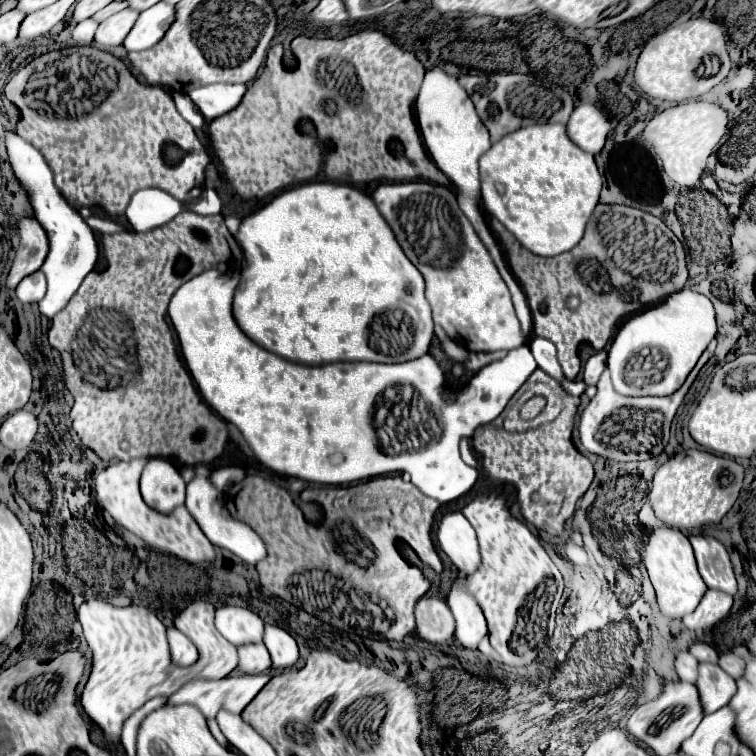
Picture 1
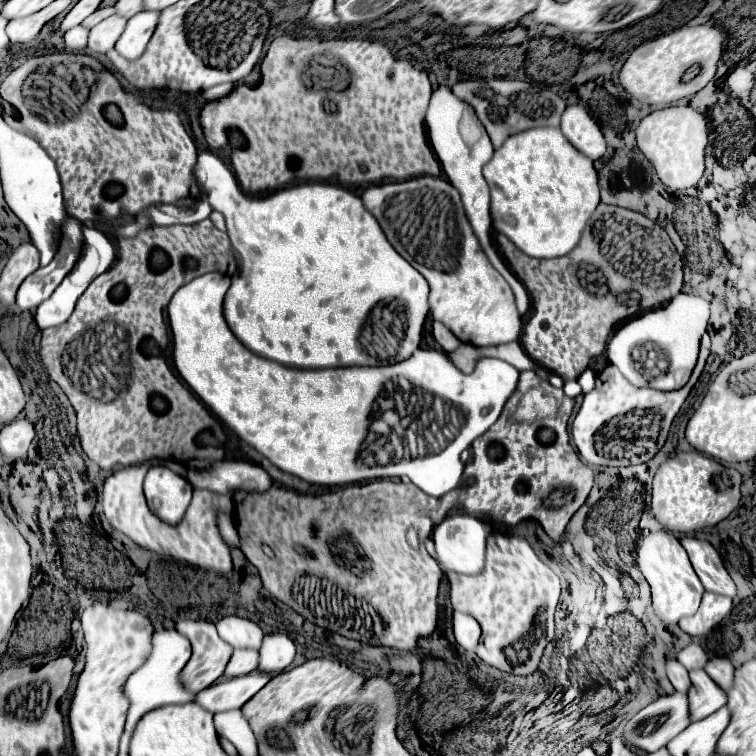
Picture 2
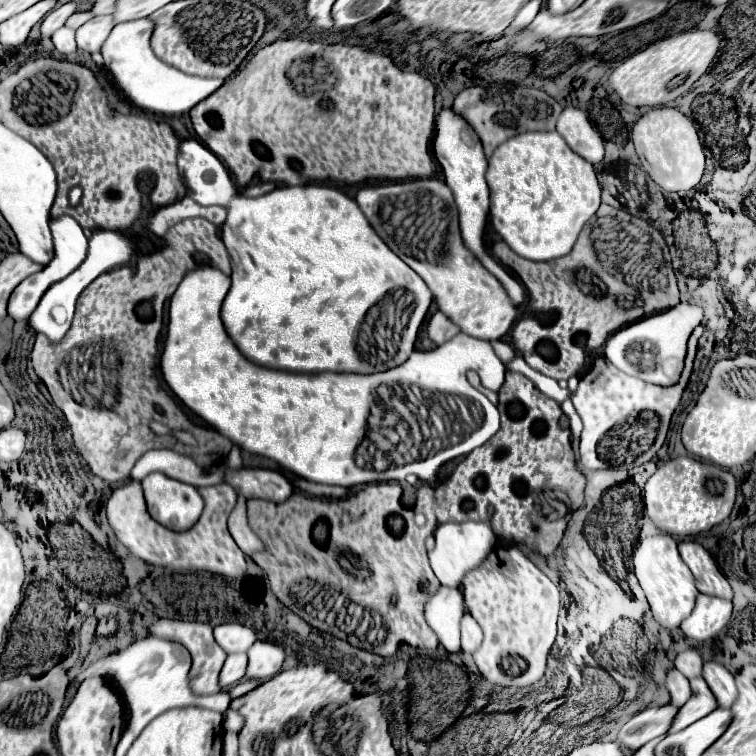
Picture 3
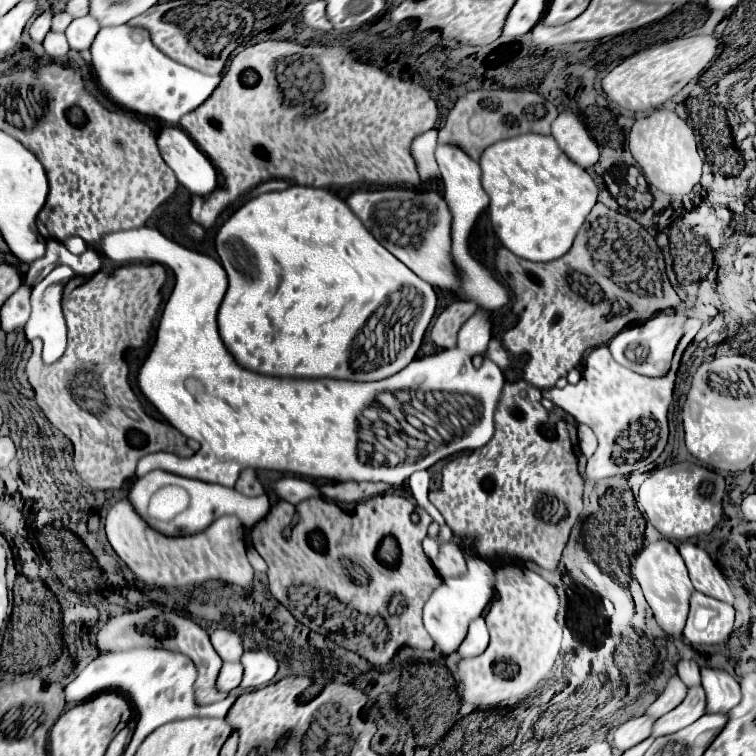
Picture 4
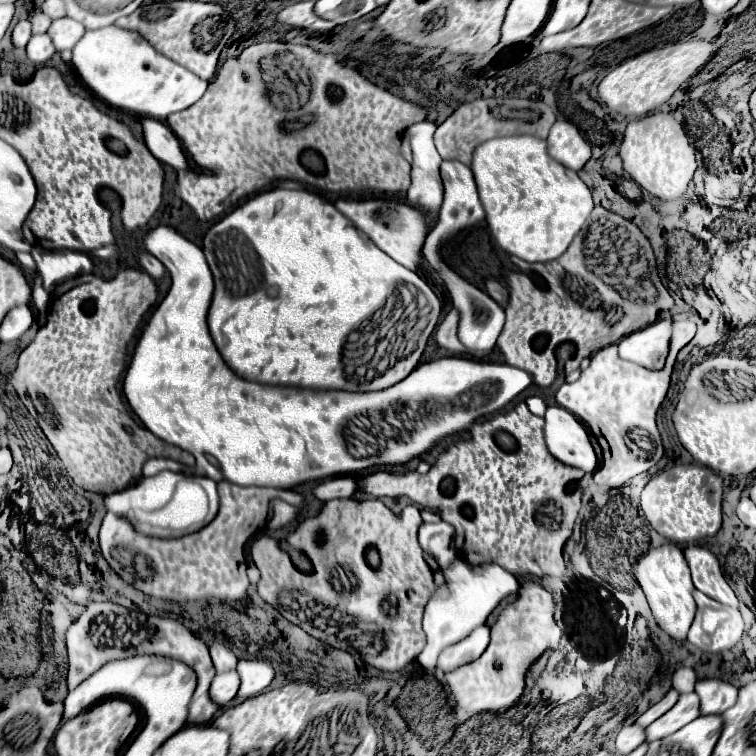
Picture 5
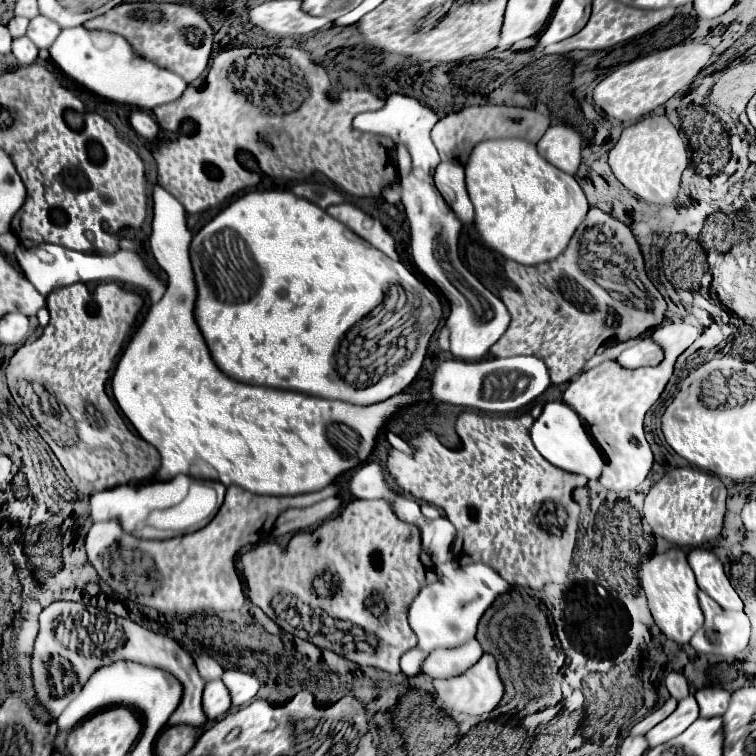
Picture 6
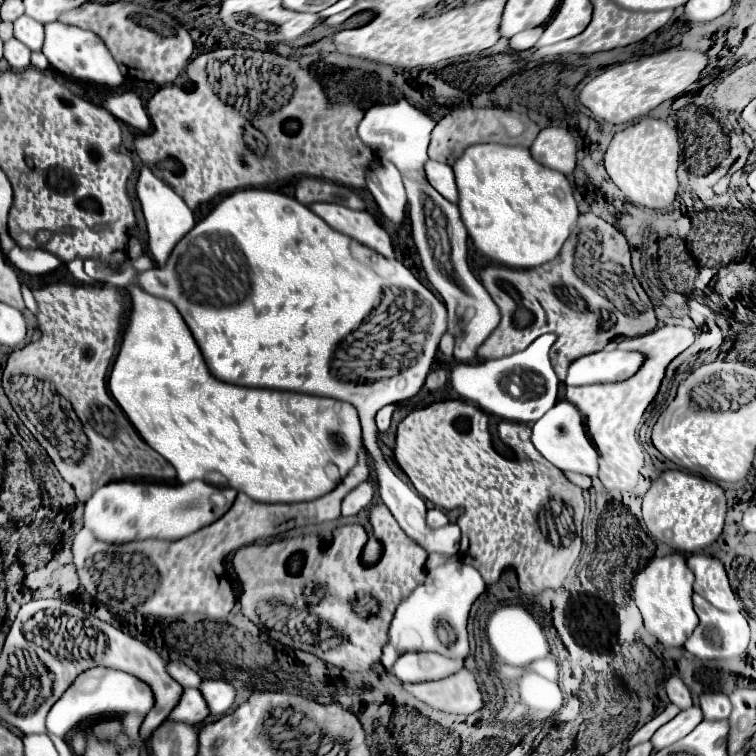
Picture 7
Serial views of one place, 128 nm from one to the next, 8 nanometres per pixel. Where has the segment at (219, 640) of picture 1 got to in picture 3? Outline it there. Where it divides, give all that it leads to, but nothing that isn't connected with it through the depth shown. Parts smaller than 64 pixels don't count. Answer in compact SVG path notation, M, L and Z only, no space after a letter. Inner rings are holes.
M160 618L156 624L152 624L150 630L152 630L152 636L176 640L176 642L188 646L188 650L192 654L192 665L189 676L195 682L195 684L190 684L192 692L196 692L196 694L216 694L216 692L220 692L218 674L220 674L222 664L226 660L226 652L216 644L216 640L212 636L212 626L210 624L206 624L206 622L184 622L184 620Z

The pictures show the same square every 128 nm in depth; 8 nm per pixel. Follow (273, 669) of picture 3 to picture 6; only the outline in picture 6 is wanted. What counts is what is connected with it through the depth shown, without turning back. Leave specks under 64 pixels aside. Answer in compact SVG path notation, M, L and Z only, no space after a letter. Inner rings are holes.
M238 668L226 670L222 680L224 680L224 684L228 686L228 690L232 694L232 706L248 704L260 690L260 680L254 674L242 672Z

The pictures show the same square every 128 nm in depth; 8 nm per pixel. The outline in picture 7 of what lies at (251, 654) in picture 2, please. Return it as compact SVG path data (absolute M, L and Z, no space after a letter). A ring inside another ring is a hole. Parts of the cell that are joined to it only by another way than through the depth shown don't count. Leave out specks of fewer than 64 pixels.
M186 688L182 694L180 704L174 708L168 720L186 722L186 724L198 724L210 716L210 708L198 688Z

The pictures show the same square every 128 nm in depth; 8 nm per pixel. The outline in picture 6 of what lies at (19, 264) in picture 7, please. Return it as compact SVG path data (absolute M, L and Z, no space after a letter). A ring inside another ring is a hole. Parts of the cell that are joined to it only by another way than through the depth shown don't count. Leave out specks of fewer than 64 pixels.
M18 244L16 260L18 260L22 272L26 274L26 278L44 296L48 296L54 288L70 286L76 282L102 282L102 280L138 286L148 294L148 298L152 302L154 300L158 302L158 298L162 296L162 282L144 266L140 256L130 250L118 250L114 254L84 254L84 252L68 250L62 246L54 246L54 244L40 244L34 248L24 248L22 244Z

